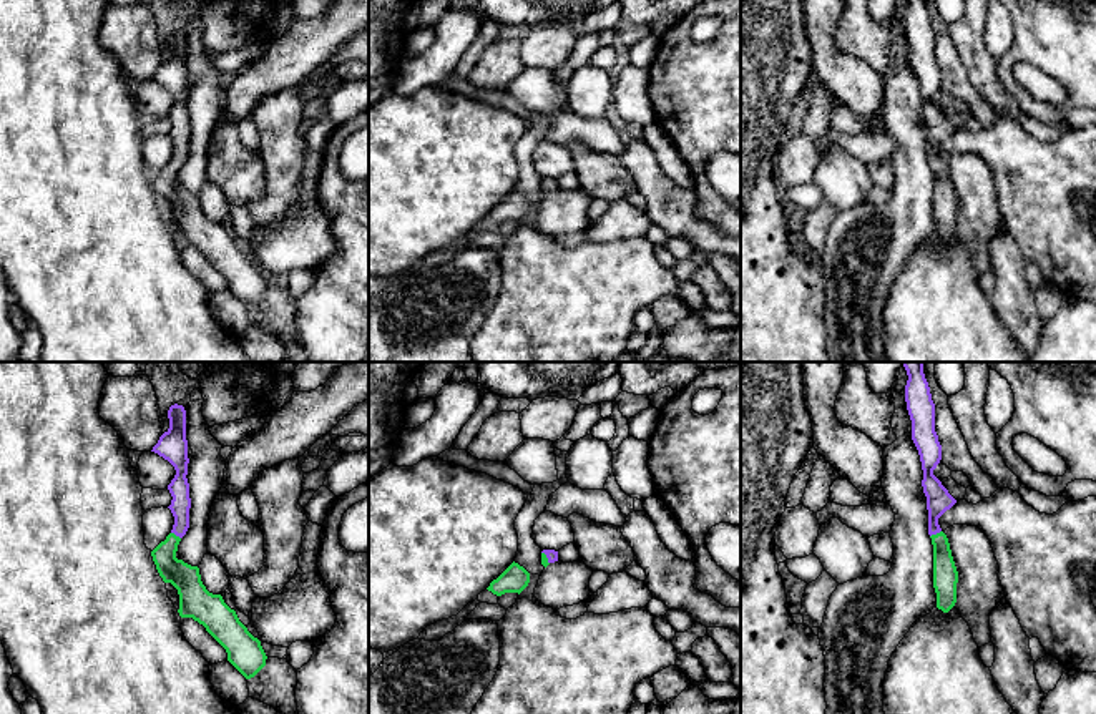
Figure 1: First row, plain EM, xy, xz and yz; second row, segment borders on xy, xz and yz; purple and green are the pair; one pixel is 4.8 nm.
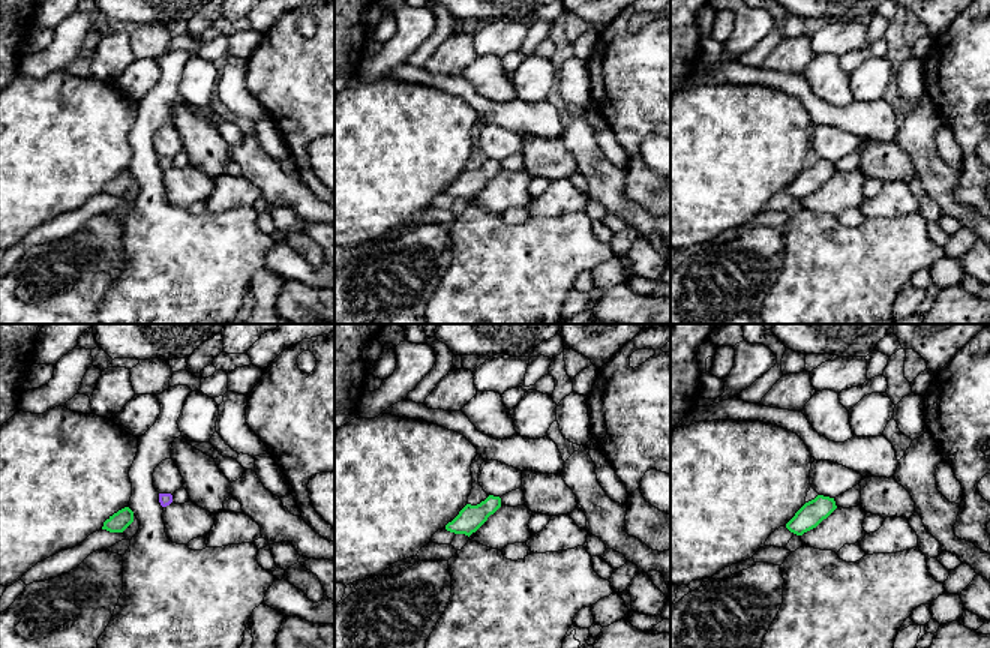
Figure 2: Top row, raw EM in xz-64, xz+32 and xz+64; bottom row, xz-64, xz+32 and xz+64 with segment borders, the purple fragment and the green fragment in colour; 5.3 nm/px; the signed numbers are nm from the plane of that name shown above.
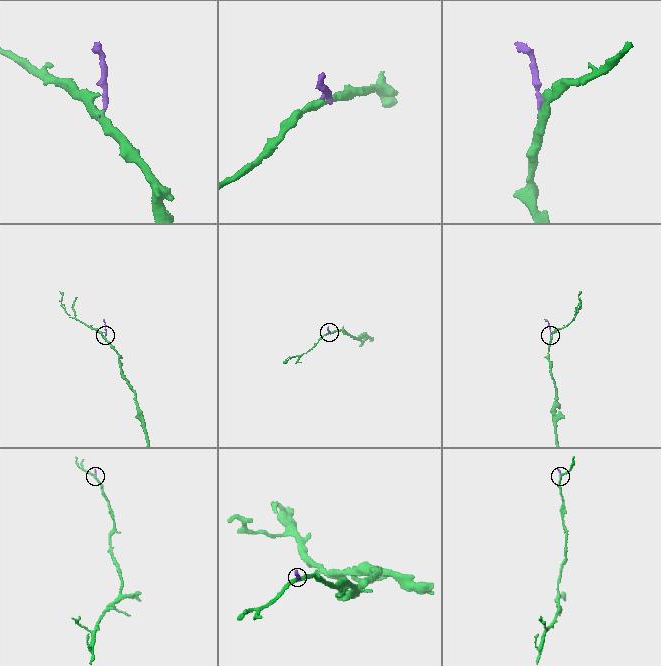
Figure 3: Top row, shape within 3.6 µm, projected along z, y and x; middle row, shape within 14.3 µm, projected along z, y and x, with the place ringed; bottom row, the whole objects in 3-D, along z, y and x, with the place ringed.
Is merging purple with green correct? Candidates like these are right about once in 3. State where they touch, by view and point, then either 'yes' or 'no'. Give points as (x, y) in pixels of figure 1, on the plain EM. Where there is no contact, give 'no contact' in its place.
contact yz (935, 161); yes

